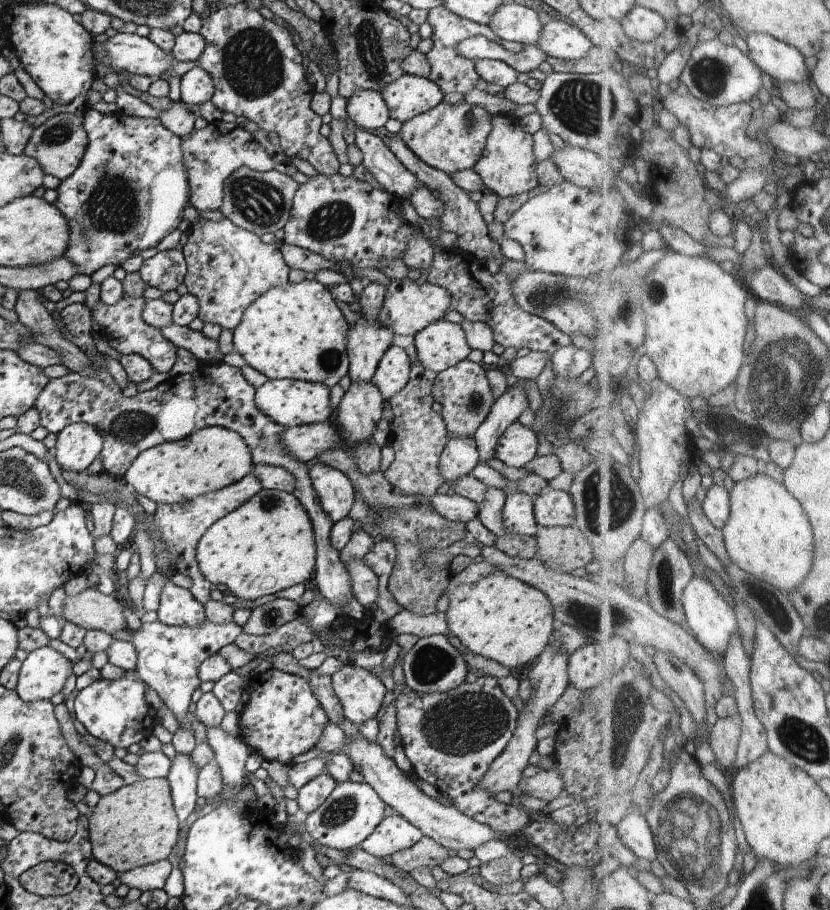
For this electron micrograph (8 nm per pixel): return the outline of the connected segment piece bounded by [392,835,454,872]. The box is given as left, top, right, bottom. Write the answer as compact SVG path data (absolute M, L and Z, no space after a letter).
M423 838L411 848L399 851L392 855L392 865L401 868L403 871L410 872L414 868L429 868L441 866L448 856L454 857L452 850L438 845L432 838Z

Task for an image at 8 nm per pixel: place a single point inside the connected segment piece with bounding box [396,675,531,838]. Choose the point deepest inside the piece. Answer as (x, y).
(451, 738)

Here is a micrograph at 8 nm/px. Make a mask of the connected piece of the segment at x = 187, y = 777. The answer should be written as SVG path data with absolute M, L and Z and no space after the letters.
M176 755L171 762L167 780L169 781L173 806L179 819L180 825L194 818L197 796L197 774L196 766L192 762L191 755Z

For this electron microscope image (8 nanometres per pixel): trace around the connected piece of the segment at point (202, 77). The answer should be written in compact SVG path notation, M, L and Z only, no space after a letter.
M195 66L181 76L181 100L187 104L204 104L214 96L214 80L202 67Z

